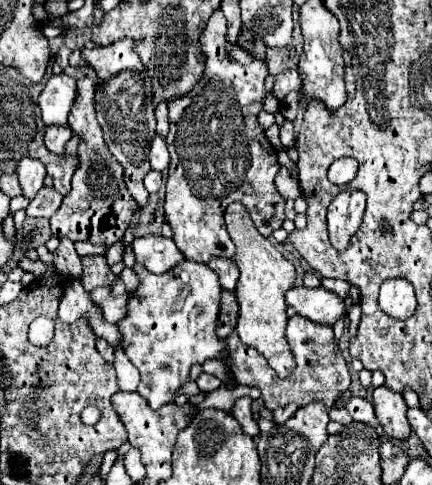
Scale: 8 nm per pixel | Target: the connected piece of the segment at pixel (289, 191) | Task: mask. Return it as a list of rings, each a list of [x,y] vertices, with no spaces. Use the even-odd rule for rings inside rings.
[[[281,173],[281,175],[275,179],[275,185],[277,185],[277,191],[279,191],[285,199],[293,199],[293,201],[295,201],[295,197],[301,195],[299,183],[293,181],[287,173]]]

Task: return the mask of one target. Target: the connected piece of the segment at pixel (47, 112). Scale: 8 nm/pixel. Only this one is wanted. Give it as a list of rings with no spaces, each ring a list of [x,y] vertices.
[[[65,73],[53,75],[39,95],[39,107],[41,107],[43,123],[69,127],[67,117],[75,105],[75,97],[77,97],[75,79],[71,79]]]

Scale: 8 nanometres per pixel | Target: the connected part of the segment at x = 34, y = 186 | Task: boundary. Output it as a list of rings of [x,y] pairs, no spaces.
[[[23,157],[19,161],[17,167],[17,175],[19,175],[19,183],[23,187],[23,195],[27,199],[33,199],[37,195],[37,191],[43,187],[43,179],[45,179],[45,165],[39,159],[29,159]]]

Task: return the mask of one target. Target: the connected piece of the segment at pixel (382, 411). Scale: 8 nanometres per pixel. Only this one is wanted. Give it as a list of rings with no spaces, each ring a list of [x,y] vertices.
[[[381,385],[373,391],[373,405],[385,433],[395,439],[407,439],[411,425],[407,421],[407,403],[403,395],[397,395],[389,387]]]

